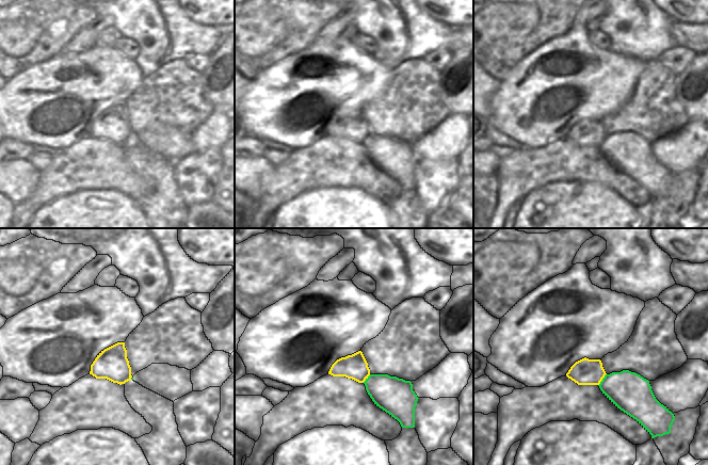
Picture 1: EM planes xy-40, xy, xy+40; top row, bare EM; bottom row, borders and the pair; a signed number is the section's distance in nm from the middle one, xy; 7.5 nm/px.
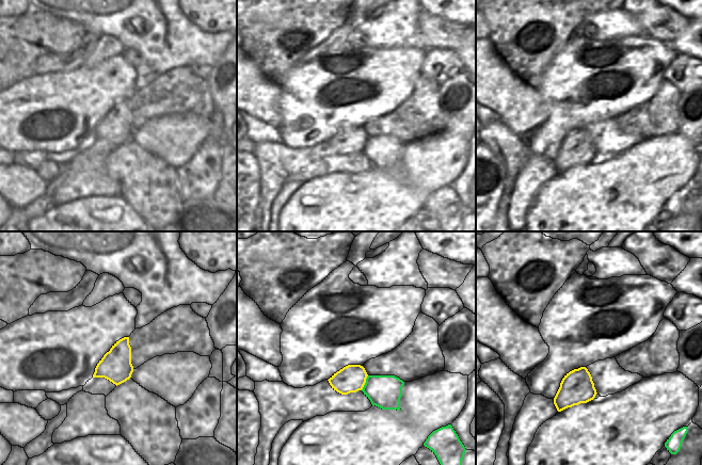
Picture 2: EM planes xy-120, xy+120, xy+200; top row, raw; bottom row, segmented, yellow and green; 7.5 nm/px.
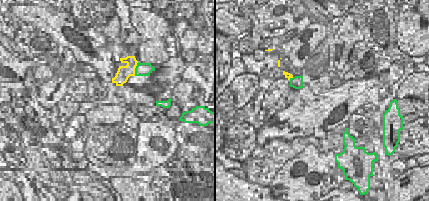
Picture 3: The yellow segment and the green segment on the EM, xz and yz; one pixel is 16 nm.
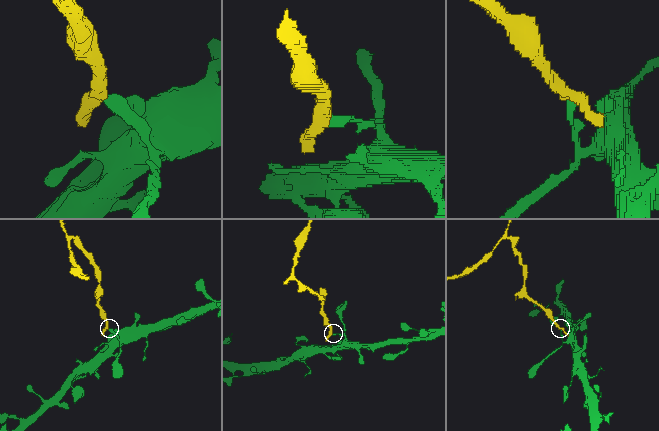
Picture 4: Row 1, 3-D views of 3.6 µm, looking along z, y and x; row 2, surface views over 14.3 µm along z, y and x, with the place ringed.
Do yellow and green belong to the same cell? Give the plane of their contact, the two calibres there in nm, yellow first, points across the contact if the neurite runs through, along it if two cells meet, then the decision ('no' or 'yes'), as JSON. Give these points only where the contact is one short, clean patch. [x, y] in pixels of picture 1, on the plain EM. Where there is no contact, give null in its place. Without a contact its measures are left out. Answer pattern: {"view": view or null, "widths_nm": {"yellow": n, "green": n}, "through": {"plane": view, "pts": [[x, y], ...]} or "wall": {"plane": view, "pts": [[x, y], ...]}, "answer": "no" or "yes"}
{"view": "xy+40", "widths_nm": {"yellow": 200, "green": 300}, "wall": {"plane": "xy+40", "pts": [[606, 134], [598, 146]]}, "answer": "no"}

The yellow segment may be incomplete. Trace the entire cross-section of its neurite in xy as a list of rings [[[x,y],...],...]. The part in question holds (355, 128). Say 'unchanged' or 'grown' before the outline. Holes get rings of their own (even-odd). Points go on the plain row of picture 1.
unchanged; [[[361,112],[337,121],[331,128],[328,135],[345,138],[358,144],[364,144],[370,137],[368,124]]]

